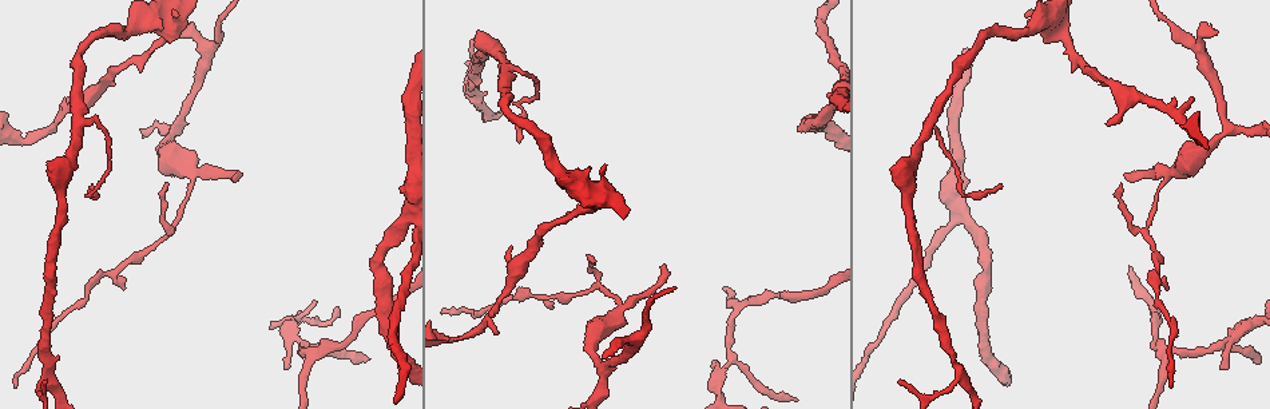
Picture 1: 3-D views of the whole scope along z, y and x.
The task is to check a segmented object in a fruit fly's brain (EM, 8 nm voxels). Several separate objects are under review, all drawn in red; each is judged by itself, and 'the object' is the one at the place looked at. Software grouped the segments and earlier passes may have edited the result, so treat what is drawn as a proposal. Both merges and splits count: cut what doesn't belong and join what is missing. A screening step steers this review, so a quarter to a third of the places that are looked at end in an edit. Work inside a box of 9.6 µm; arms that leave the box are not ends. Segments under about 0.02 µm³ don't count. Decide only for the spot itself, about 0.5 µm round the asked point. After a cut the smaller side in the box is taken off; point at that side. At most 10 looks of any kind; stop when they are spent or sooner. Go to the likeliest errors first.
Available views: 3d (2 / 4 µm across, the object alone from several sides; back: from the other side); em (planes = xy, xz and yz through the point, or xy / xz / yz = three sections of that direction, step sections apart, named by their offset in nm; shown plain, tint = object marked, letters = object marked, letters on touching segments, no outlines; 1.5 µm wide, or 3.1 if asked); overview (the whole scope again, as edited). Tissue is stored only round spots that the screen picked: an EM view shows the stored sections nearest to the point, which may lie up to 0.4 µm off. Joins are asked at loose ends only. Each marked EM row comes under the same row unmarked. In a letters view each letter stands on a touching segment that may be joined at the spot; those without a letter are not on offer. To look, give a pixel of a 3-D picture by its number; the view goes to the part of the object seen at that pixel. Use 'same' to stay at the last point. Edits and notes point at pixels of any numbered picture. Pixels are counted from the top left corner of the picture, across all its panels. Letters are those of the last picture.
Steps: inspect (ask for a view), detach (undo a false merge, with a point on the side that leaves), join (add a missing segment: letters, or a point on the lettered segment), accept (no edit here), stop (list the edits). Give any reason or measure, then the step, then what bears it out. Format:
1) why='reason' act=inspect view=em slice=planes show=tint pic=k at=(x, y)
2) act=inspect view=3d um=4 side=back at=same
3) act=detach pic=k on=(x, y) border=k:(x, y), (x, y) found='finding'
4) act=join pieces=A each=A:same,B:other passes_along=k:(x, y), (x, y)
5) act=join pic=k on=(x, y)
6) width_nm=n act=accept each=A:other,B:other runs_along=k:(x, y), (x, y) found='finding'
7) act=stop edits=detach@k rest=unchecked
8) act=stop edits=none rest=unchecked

why='tapers out' act=inspect view=3d um=2 pic=1 at=(238, 176)

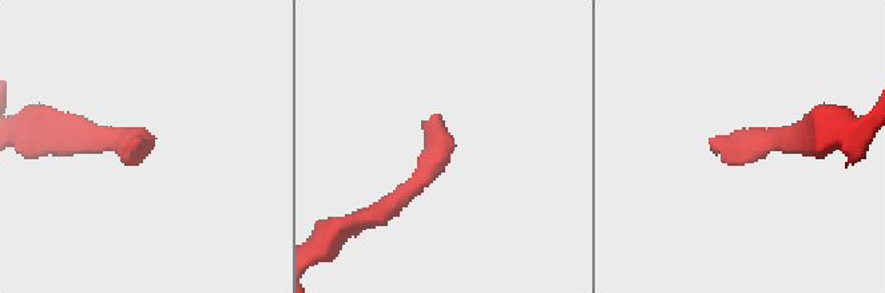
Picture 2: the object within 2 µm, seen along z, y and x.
why='shape alone is not enough' act=inspect view=em slice=yz step=4 show=tint pic=2 at=(138, 139)

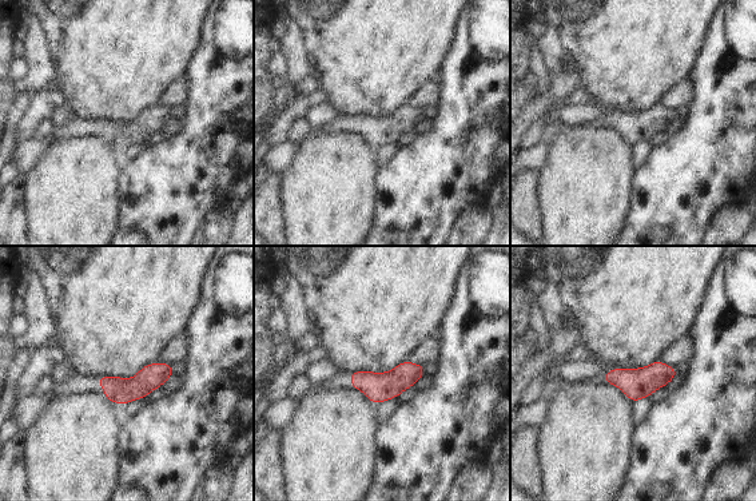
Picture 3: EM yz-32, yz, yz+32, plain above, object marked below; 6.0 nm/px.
why='another direction' act=inspect view=em slice=planes show=letters at=same

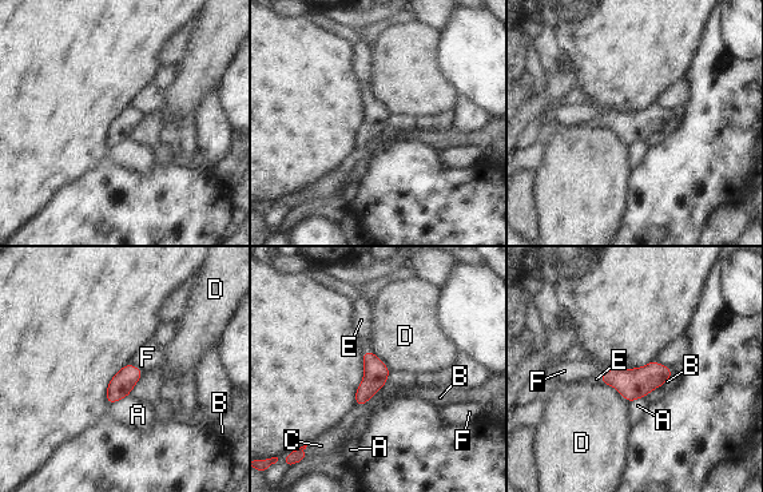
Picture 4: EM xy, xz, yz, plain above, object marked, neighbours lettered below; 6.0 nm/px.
width_nm=140 act=join pieces=E each=A:other,B:other,C:other,D:other,E:same,F:other passes_along=4:(376, 372), (368, 352), (361, 320) found='the neuron continues'

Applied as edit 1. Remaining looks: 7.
act=inspect view=3d um=4 pic=1 at=(929, 122)

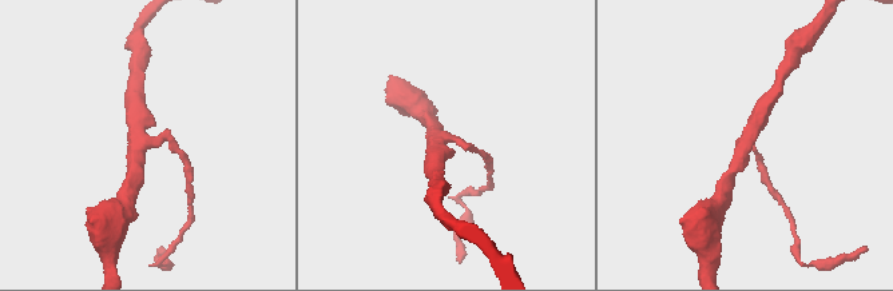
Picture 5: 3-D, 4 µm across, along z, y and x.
arms=3 why='now the EM' act=inspect view=em slice=planes show=tint pic=5 at=(749, 138)

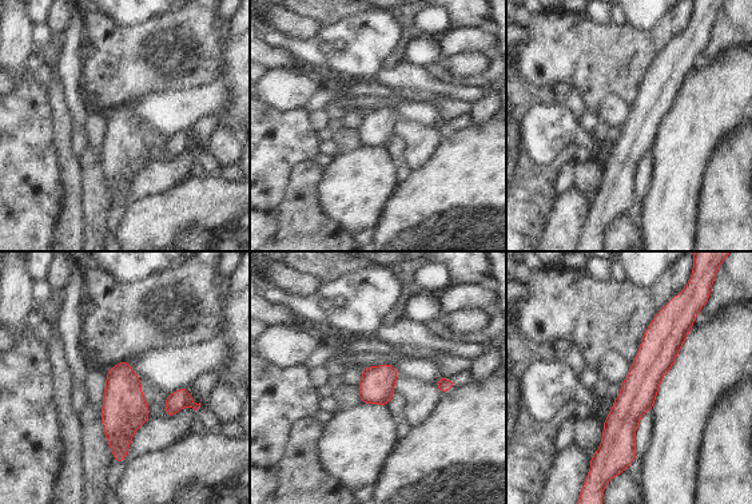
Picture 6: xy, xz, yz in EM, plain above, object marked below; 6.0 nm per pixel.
why='see the neighbours' act=inspect view=em slice=planes show=letters at=same

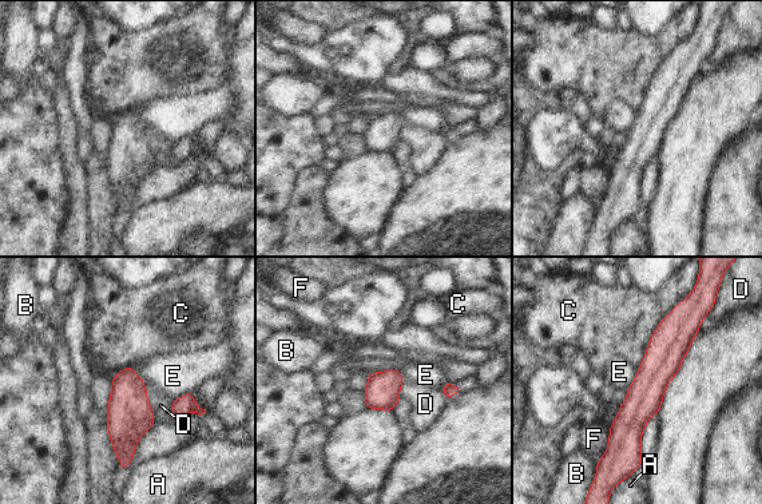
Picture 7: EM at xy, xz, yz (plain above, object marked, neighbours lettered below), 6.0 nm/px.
act=accept each=A:other,B:other,C:other,D:other,E:other,F:other border=7:(145, 387), (147, 401), (157, 421) found='one neuron here'

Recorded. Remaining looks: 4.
why='end of a long branch' act=inspect view=3d um=2 pic=1 at=(517, 142)

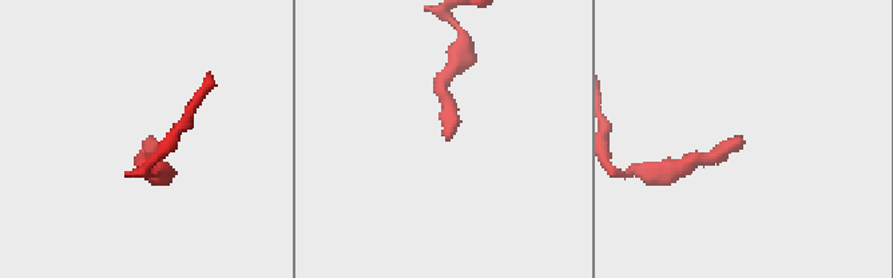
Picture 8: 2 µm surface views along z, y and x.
why='shape alone is not enough' act=inspect view=em slice=planes show=letters pic=8 at=(740, 138)

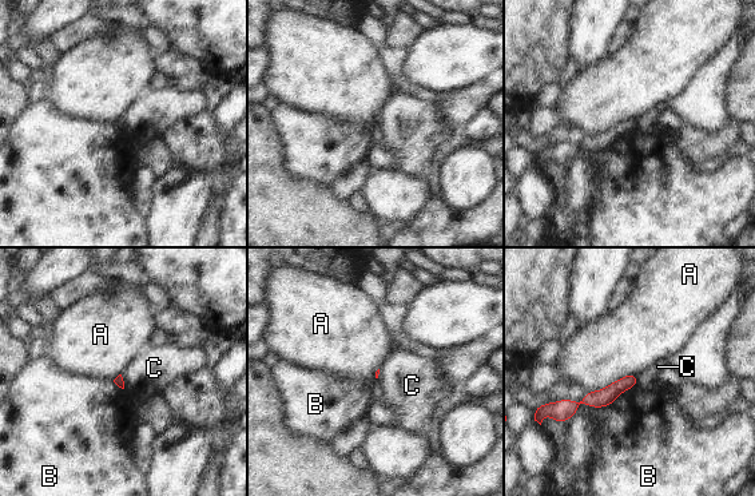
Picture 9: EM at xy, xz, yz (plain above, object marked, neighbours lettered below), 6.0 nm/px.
act=accept each=A:other,B:other,C:other runs_along=9:(634, 380), (604, 397), (559, 407) found='none of them fits'

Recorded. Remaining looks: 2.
act=stop edits=join@4 rest=unchecked

